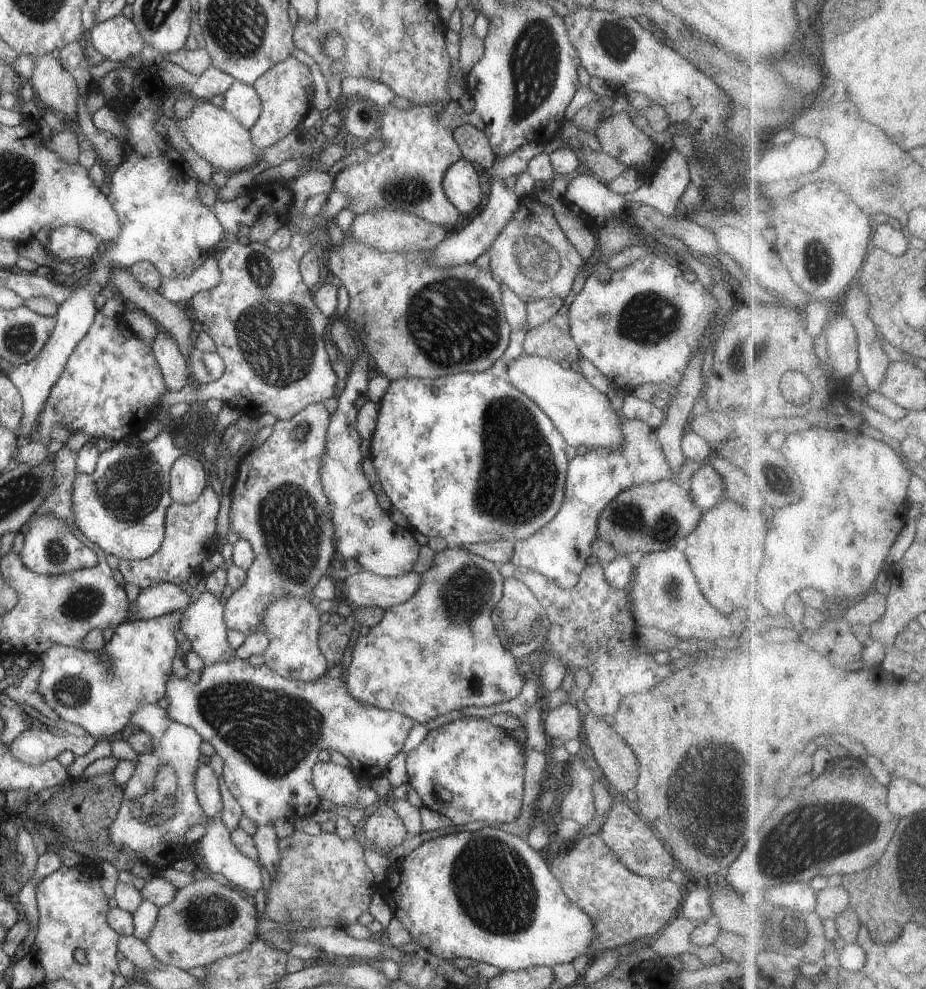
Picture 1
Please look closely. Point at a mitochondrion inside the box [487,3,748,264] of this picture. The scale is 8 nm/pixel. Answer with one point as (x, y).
(536, 63)

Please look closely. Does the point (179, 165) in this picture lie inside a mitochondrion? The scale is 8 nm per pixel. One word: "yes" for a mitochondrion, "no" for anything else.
no

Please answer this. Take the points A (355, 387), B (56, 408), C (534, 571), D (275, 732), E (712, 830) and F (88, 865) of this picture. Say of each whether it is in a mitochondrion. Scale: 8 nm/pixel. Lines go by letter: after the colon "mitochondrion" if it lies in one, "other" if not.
A: other
B: other
C: other
D: mitochondrion
E: mitochondrion
F: other

